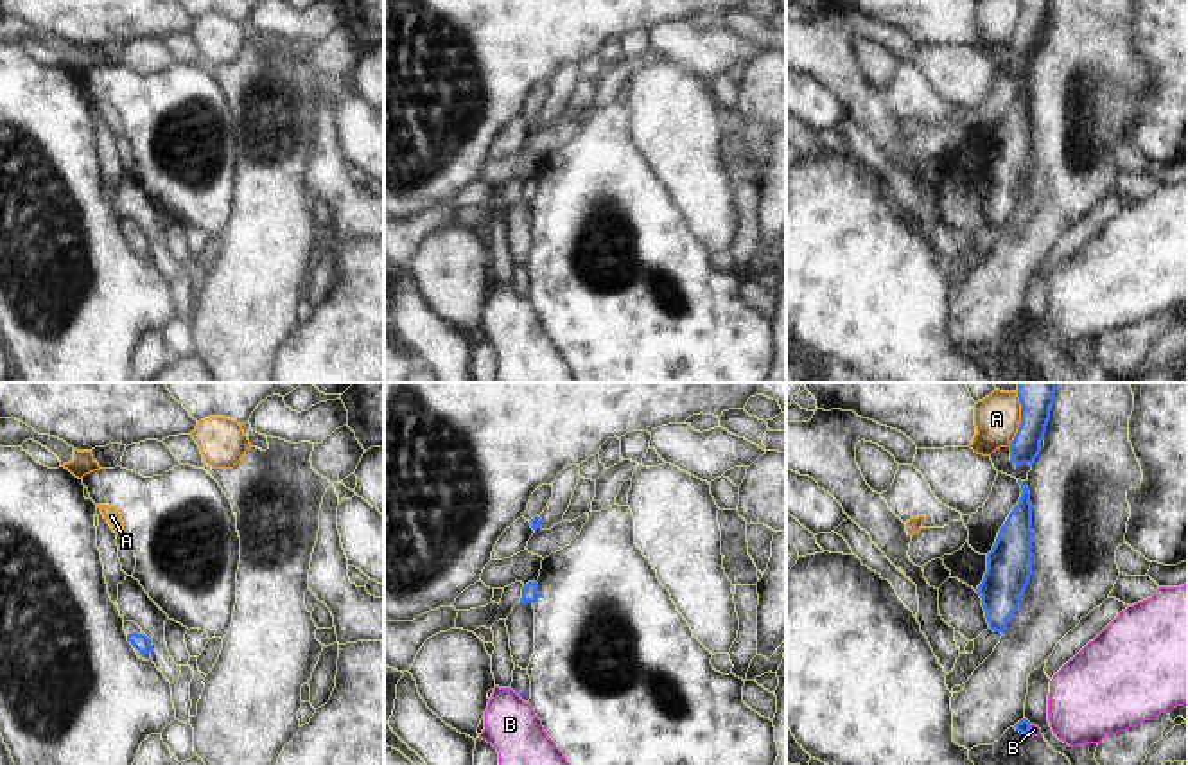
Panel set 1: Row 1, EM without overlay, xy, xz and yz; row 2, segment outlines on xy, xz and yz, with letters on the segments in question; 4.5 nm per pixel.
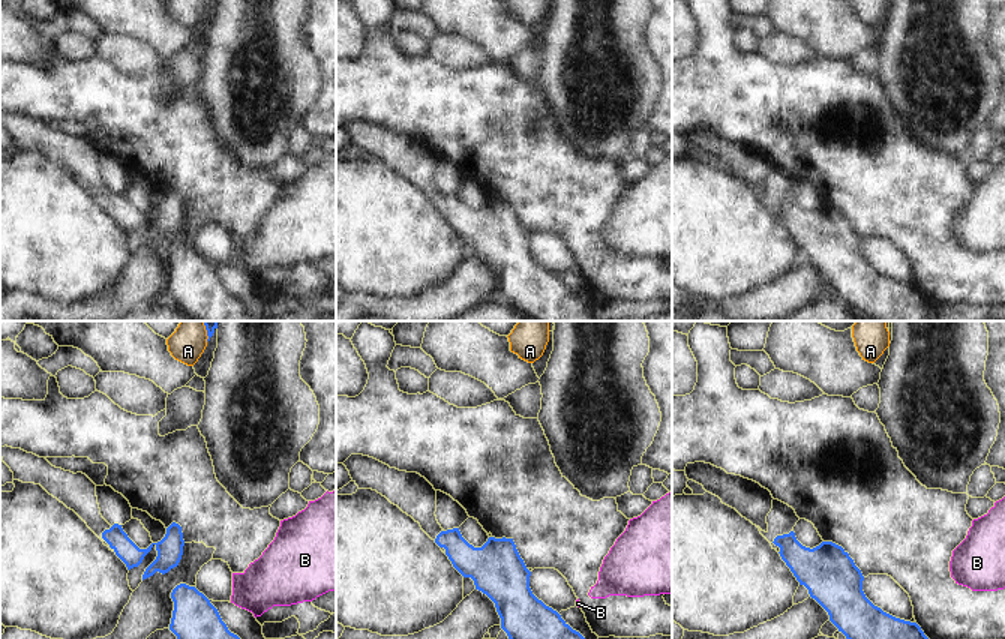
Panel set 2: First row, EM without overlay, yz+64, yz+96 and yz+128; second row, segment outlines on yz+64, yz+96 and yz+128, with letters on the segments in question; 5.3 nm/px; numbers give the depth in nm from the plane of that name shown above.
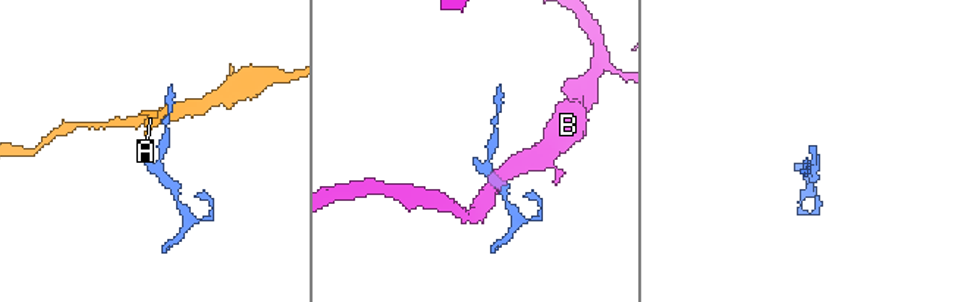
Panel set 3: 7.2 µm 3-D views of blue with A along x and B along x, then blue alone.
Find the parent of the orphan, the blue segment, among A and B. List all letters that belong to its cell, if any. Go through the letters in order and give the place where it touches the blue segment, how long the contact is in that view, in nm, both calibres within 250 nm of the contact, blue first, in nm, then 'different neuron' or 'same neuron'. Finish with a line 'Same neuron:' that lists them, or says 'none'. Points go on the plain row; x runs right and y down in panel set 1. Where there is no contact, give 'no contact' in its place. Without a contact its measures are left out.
A: contact yz (1020, 22); length 220 nm; calibres 140 and 190 nm; different neuron
B: contact yz (1029, 327); length 60 nm; calibres 60 and 50 nm; different neuron
Same neuron: none

